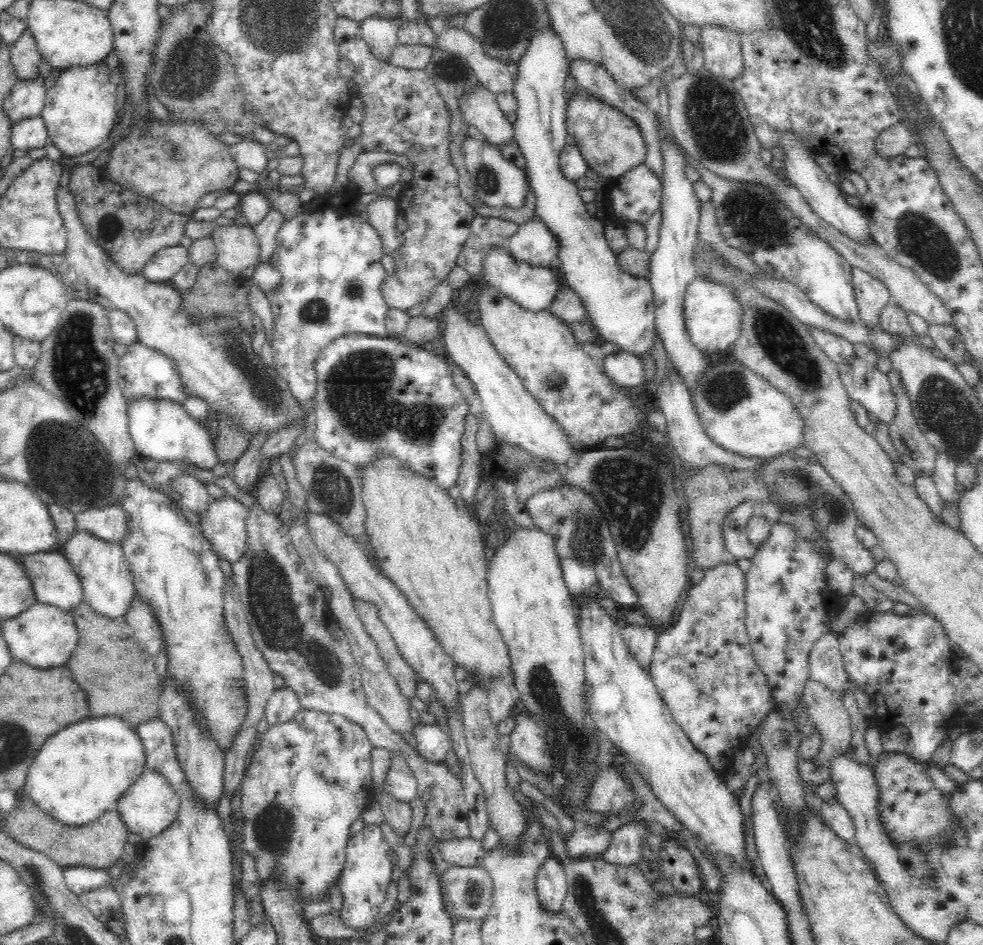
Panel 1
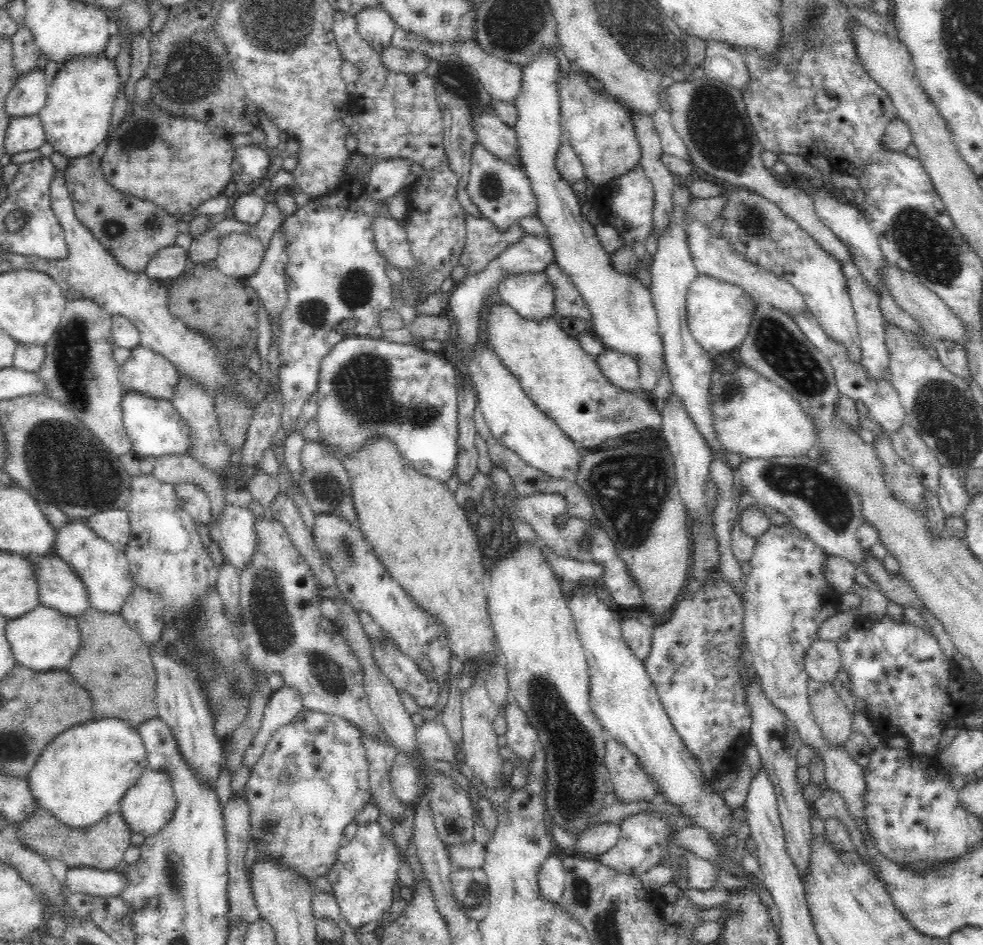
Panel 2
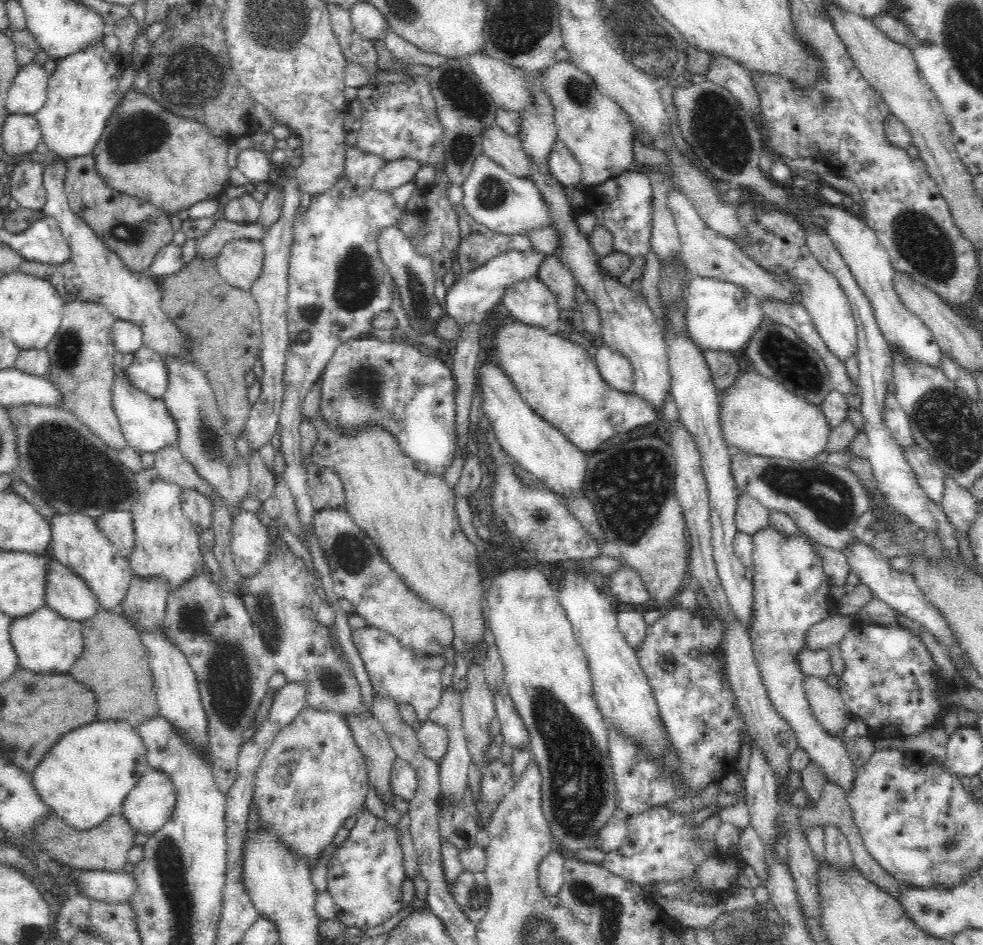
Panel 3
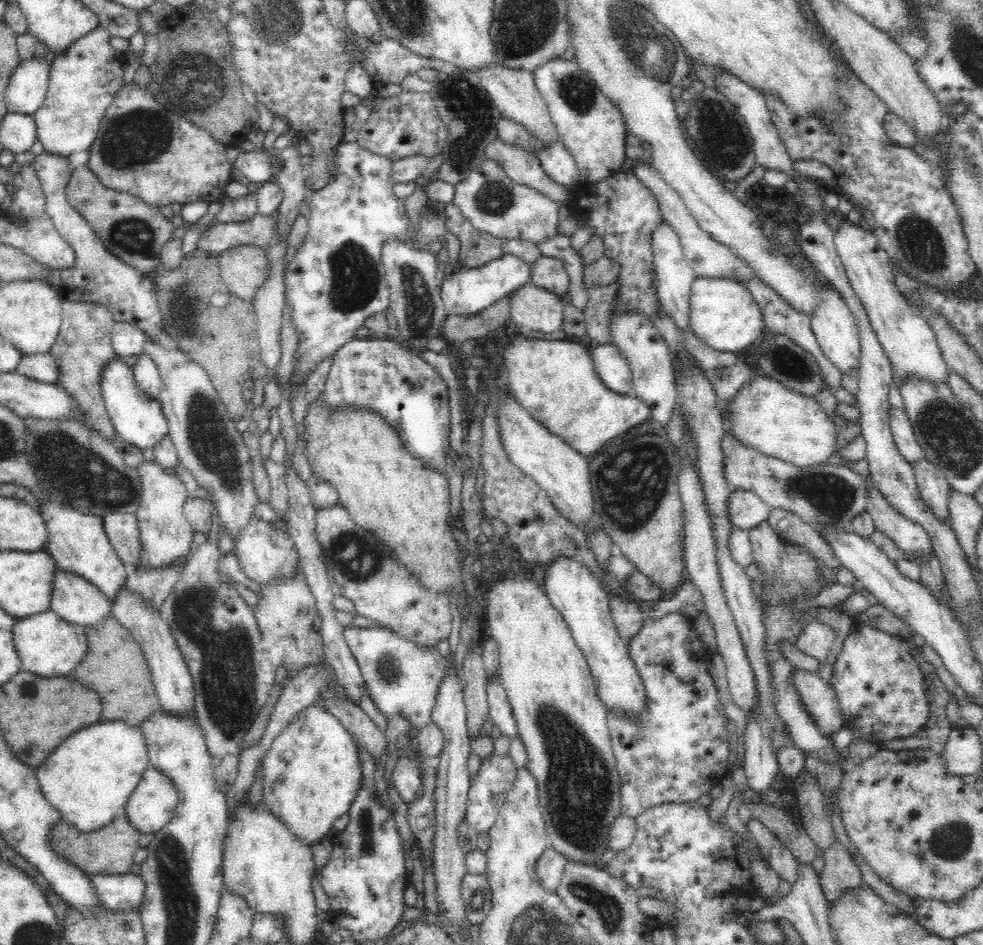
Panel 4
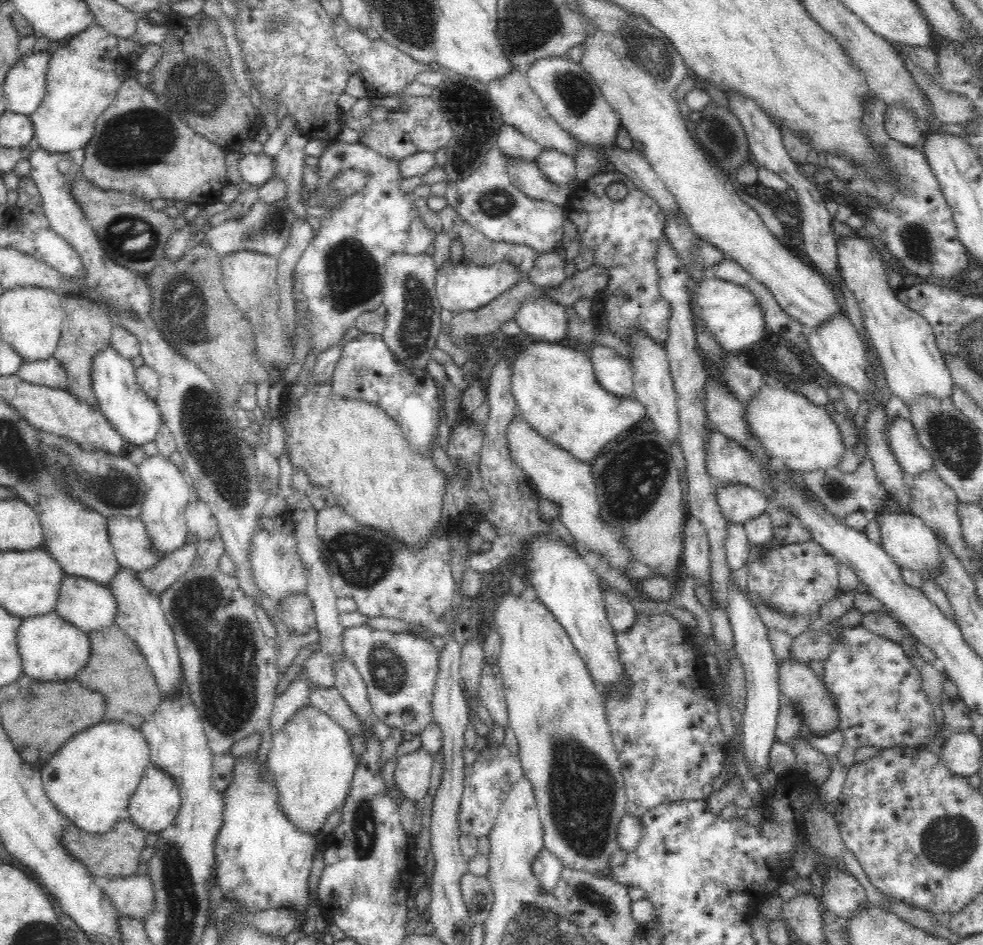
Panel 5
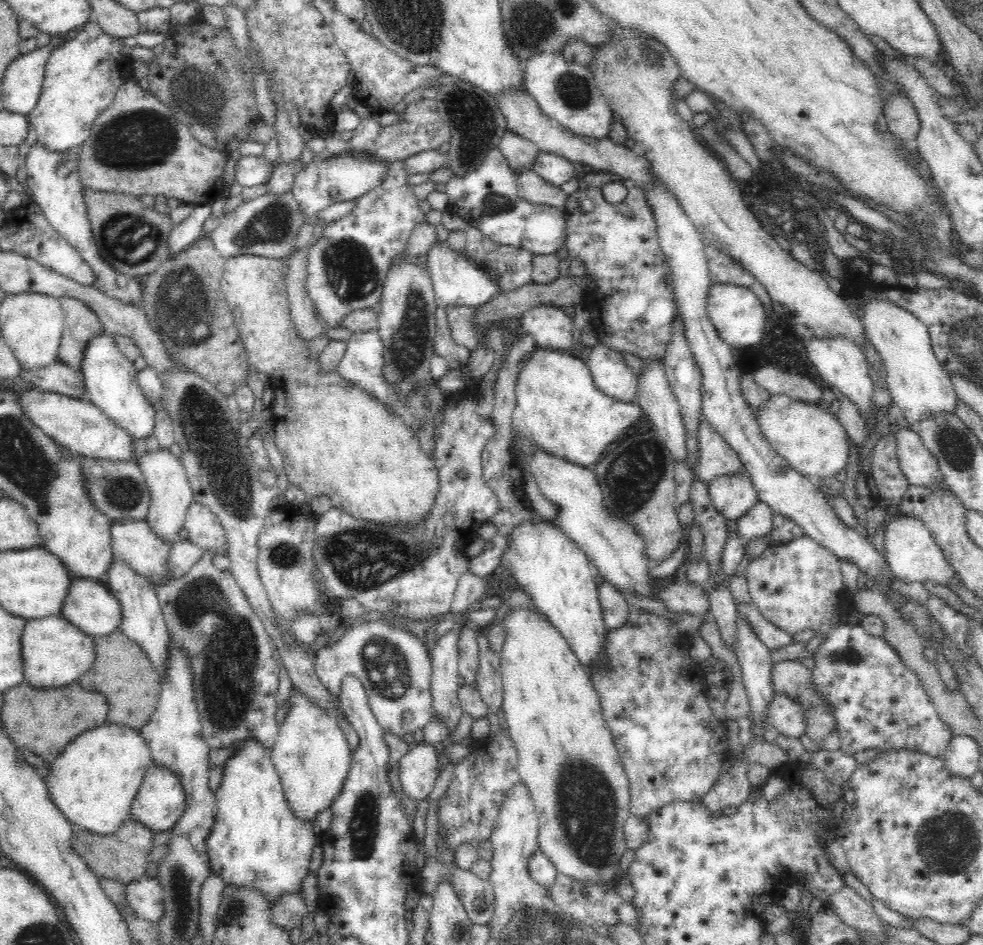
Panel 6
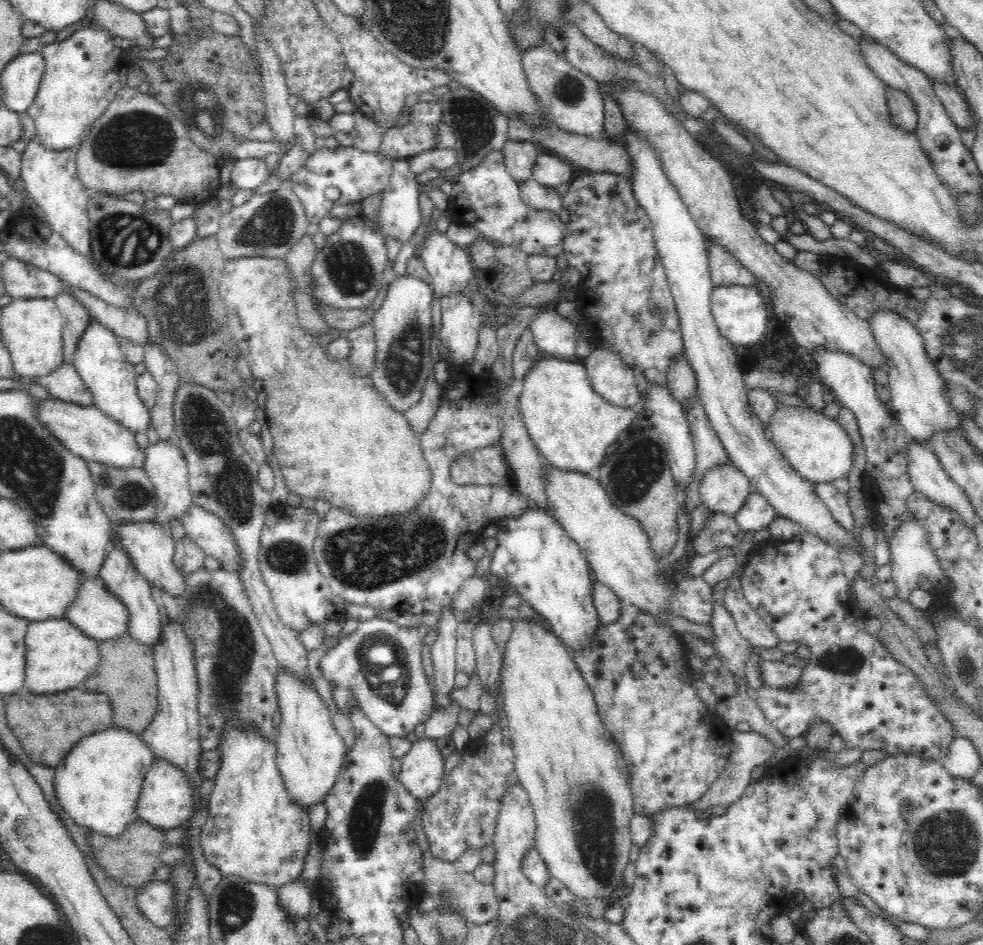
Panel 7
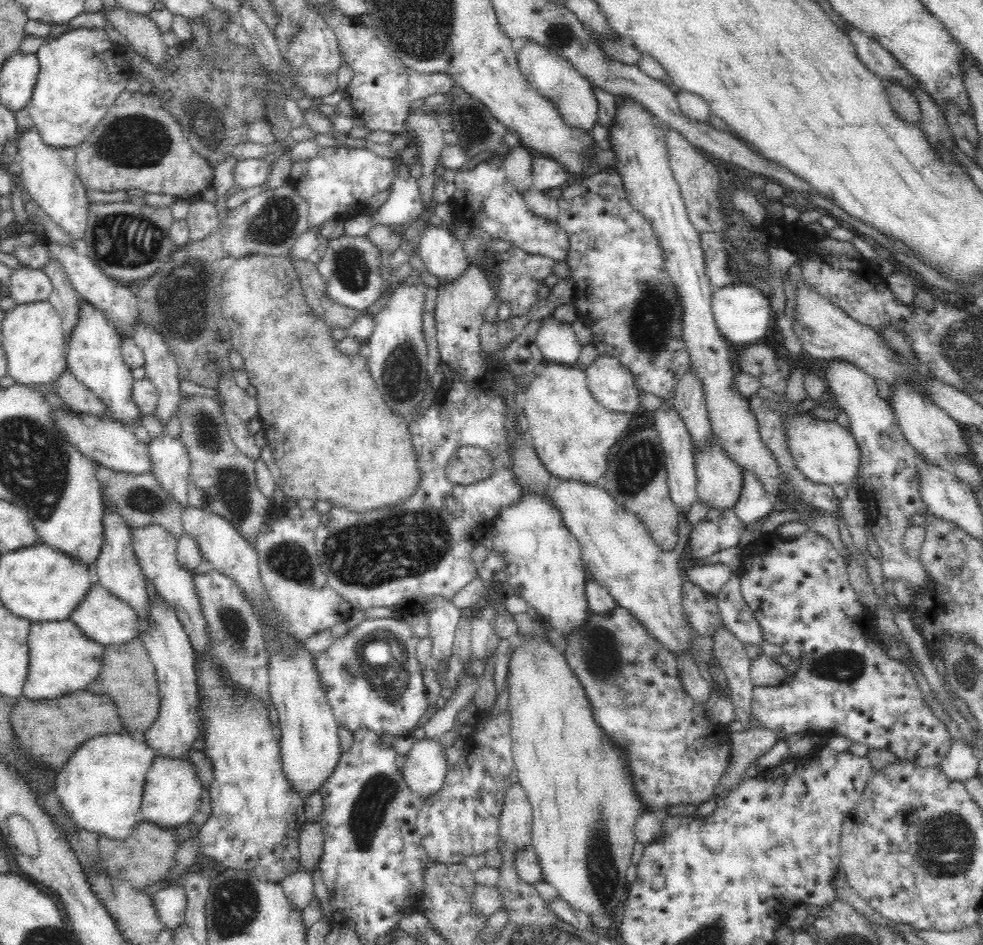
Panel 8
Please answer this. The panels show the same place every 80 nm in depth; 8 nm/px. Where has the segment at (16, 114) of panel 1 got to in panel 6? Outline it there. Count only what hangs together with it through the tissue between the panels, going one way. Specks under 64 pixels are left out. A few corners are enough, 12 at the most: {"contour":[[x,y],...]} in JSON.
{"contour":[[65,41],[22,53],[1,84],[6,110],[26,116],[36,106],[49,55]]}

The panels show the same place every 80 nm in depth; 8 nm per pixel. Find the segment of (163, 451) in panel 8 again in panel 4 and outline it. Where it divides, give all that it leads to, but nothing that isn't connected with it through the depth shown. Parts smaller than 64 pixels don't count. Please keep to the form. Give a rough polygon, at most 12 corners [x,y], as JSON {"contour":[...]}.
{"contour":[[144,460],[140,567],[191,556],[176,472]]}

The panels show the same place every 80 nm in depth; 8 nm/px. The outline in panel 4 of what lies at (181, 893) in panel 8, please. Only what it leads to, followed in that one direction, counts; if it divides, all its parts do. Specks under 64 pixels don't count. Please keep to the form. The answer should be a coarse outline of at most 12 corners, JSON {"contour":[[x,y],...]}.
{"contour":[[139,874],[91,876],[102,908],[140,912]]}

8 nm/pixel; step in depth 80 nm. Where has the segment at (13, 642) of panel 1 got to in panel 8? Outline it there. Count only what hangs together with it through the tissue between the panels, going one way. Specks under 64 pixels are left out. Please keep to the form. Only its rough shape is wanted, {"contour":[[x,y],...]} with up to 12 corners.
{"contour":[[70,619],[34,621],[20,696],[86,690],[105,646]]}

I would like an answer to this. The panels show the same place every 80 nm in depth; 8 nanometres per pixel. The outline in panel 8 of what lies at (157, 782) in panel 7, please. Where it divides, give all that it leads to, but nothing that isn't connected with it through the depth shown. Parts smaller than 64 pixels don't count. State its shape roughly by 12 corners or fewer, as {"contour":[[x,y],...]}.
{"contour":[[156,755],[141,821],[168,829],[195,817],[203,793],[184,756]]}

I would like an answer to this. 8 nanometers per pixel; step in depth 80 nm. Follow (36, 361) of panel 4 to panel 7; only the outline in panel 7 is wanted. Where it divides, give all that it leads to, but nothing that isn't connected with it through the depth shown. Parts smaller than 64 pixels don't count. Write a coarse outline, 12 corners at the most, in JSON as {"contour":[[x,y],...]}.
{"contour":[[72,363],[36,378],[52,397],[92,408],[94,397]]}

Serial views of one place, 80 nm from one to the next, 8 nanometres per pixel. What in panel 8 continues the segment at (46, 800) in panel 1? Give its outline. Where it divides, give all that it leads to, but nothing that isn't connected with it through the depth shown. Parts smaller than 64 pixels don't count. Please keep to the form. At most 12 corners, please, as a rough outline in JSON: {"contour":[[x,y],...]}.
{"contour":[[128,732],[90,738],[57,770],[61,805],[119,841],[141,822],[156,755]]}

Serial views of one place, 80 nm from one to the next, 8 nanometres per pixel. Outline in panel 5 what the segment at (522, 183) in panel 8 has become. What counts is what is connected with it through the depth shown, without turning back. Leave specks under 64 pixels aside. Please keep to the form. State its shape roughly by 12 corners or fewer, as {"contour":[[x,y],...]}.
{"contour":[[506,123],[497,146],[512,161],[535,161],[538,143]]}

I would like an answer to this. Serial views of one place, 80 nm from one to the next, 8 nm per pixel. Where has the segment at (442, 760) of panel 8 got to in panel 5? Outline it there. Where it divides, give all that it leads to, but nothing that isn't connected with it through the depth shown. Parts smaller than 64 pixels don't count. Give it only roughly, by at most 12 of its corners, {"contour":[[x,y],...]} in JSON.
{"contour":[[421,746],[398,757],[393,778],[400,792],[420,801],[433,760]]}

